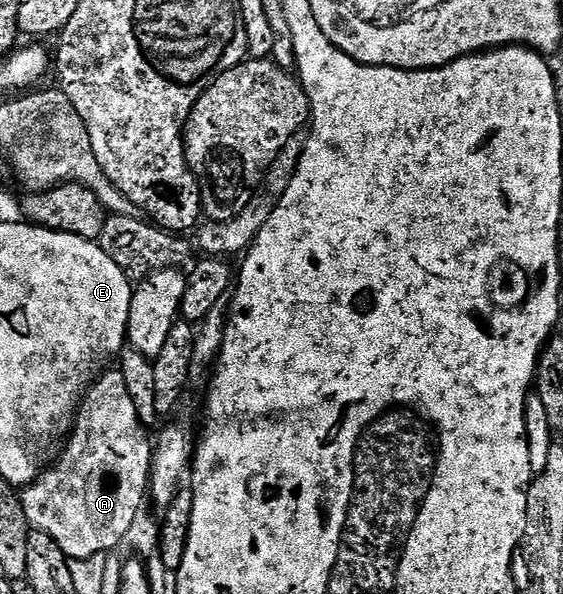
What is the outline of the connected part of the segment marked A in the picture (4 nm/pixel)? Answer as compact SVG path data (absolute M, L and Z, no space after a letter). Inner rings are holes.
M107 371L95 380L94 384L86 390L82 404L76 414L74 428L58 458L53 462L52 467L38 478L32 485L27 485L21 490L22 506L26 512L26 518L30 520L31 530L52 535L58 543L64 555L69 557L71 562L87 560L90 556L109 554L110 549L114 549L123 544L125 536L132 527L132 523L143 512L142 500L147 499L150 488L150 471L152 468L152 437L146 426L142 425L140 415L136 413L136 403L132 403L132 395L128 393L128 383L124 381L124 375L120 371Z

